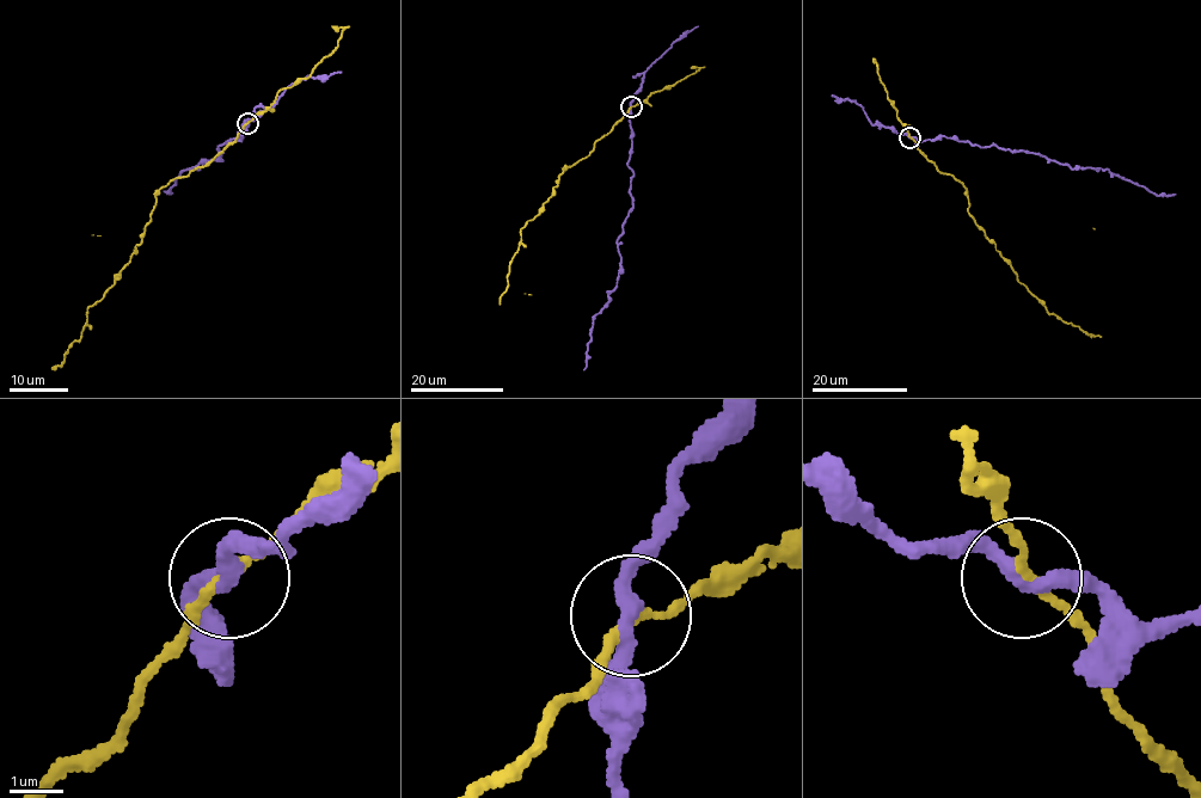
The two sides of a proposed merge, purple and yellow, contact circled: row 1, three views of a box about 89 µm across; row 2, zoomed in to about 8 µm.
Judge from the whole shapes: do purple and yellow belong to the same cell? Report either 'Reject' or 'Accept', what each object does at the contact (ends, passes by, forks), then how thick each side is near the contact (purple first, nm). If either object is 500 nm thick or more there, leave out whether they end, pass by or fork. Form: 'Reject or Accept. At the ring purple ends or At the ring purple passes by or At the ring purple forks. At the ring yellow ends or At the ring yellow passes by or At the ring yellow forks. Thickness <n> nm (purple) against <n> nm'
Reject. At the ring purple passes by. At the ring yellow passes by. Thickness 280 nm (purple) against 160 nm

